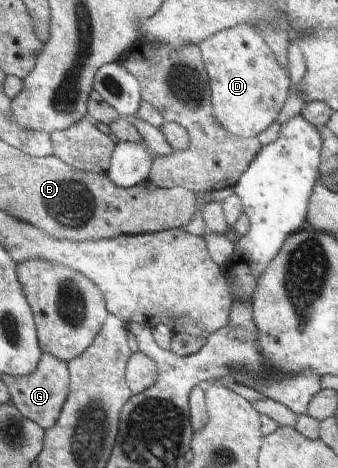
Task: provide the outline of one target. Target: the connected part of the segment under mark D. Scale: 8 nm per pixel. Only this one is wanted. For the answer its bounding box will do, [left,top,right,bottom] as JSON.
[198,24,291,138]

